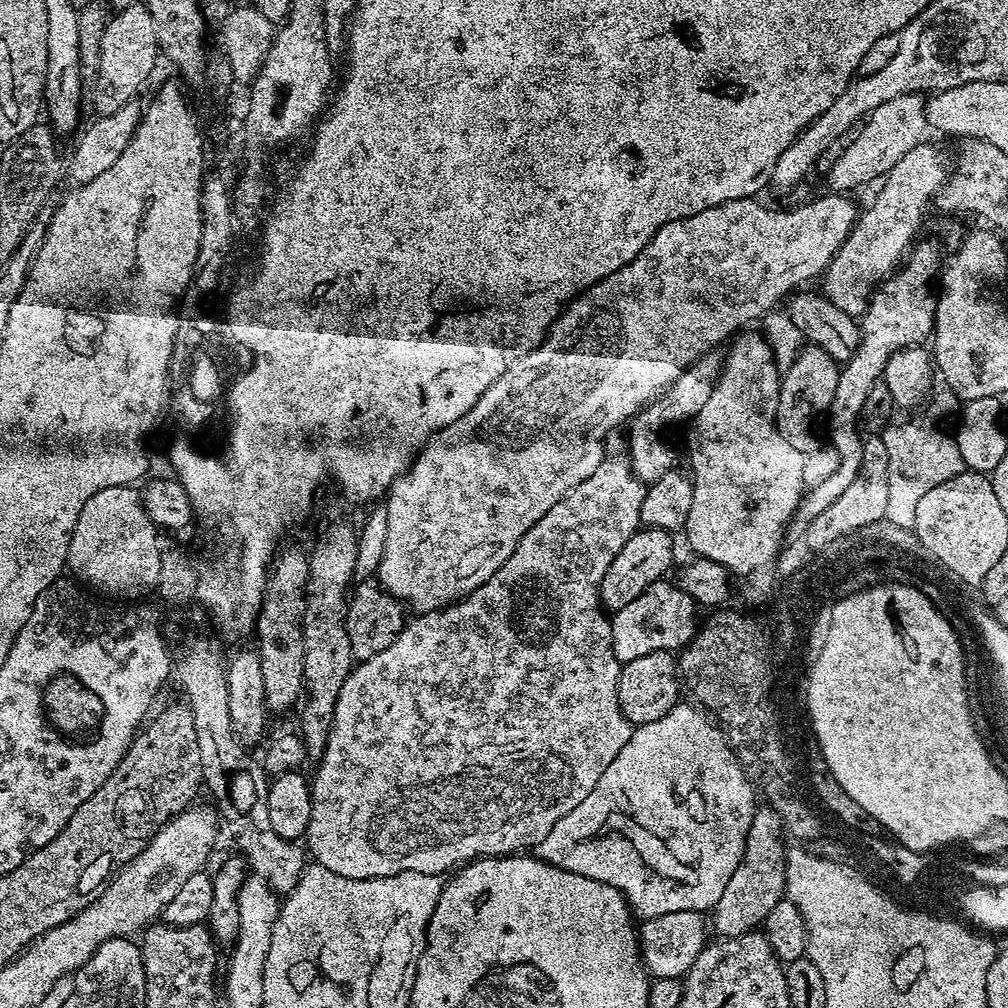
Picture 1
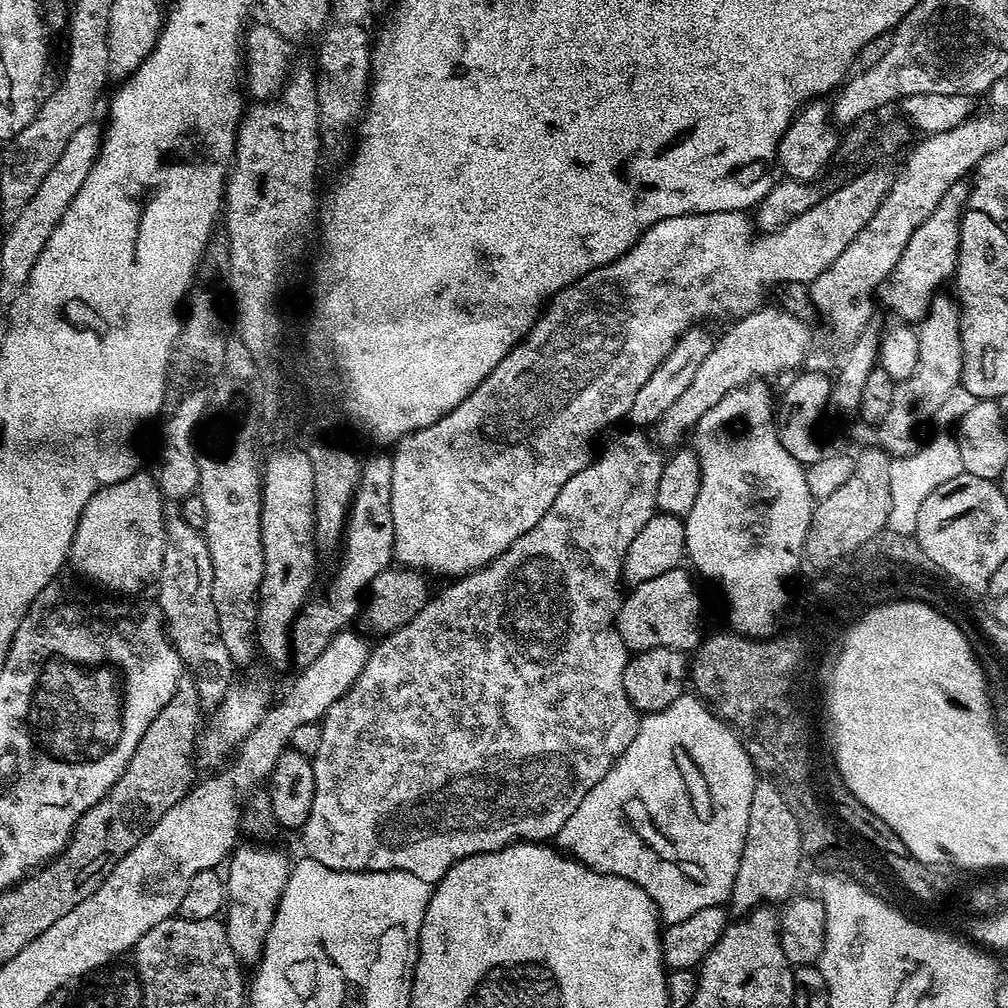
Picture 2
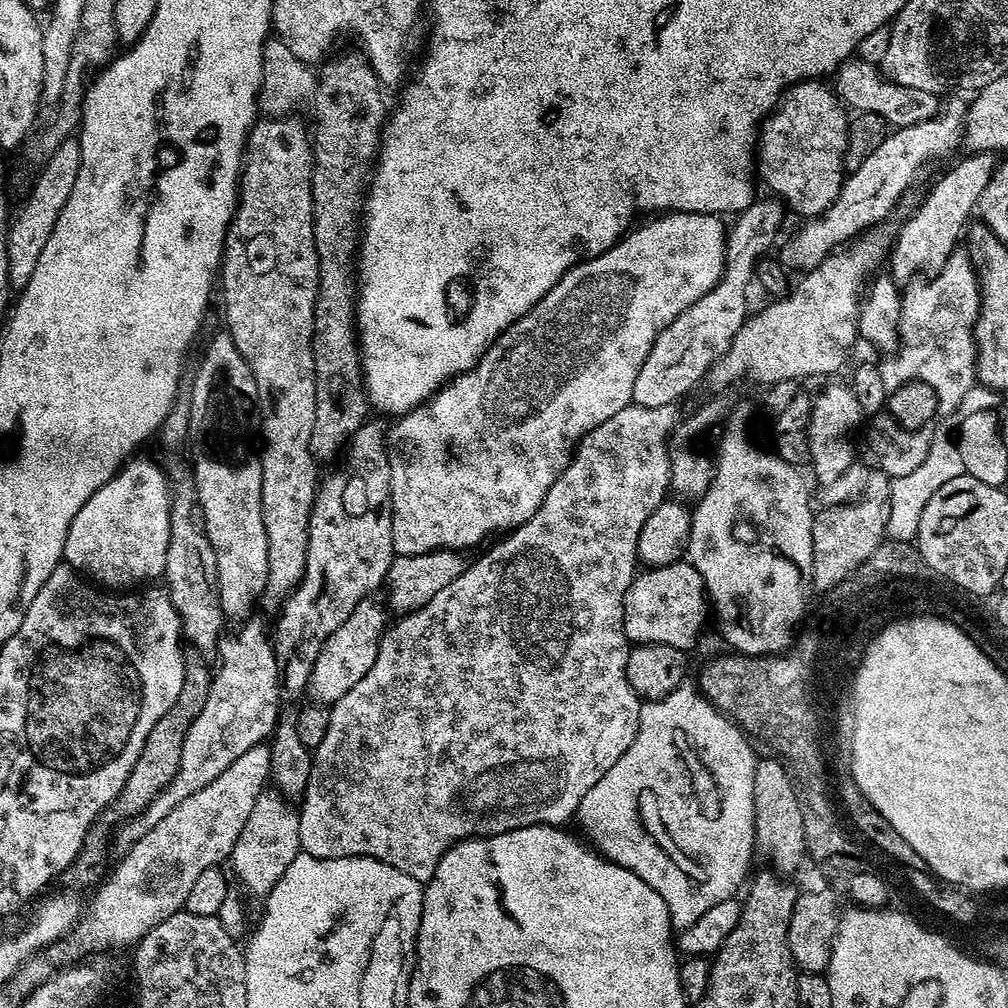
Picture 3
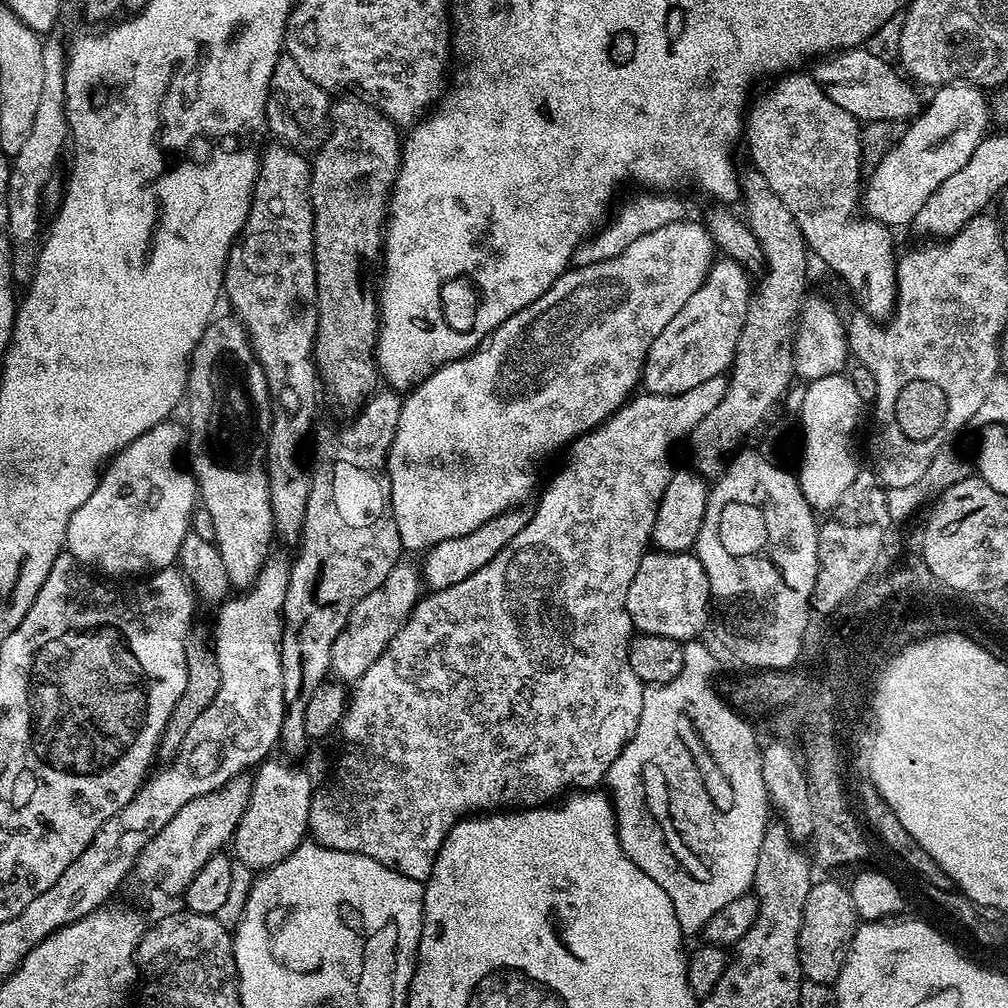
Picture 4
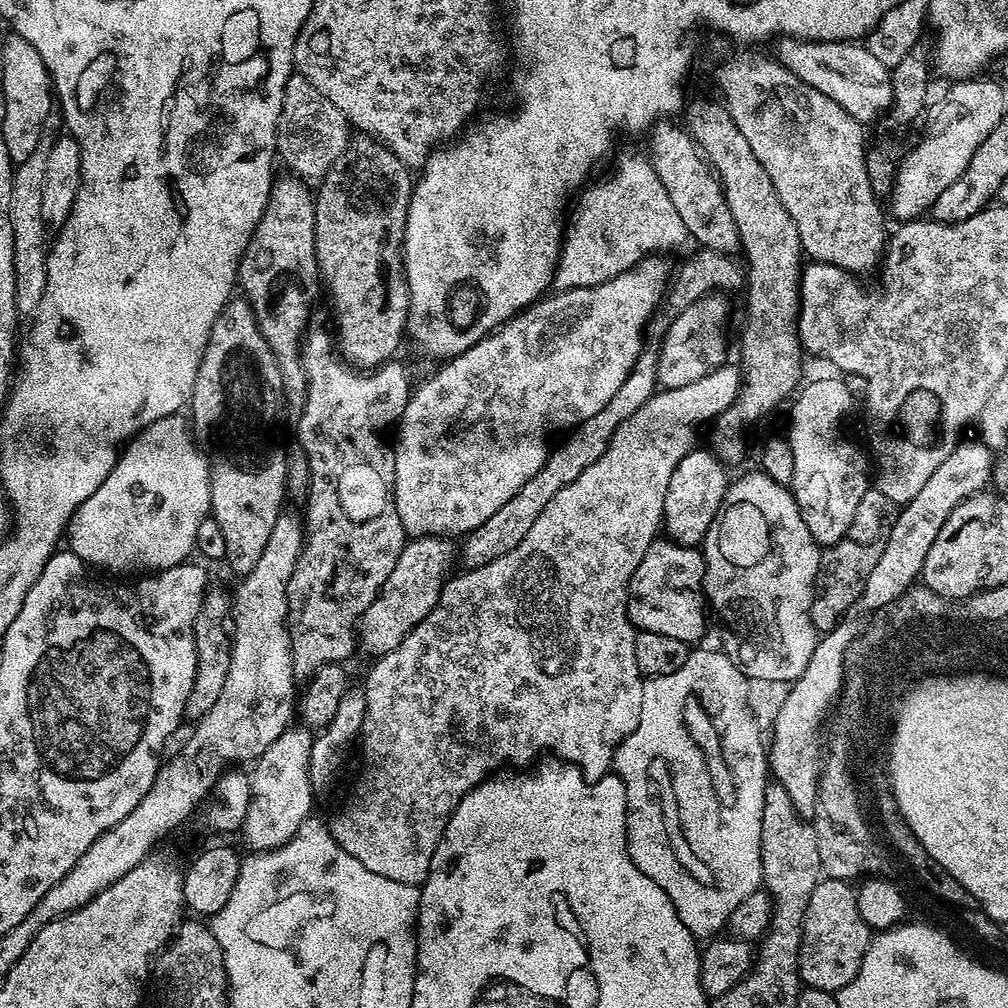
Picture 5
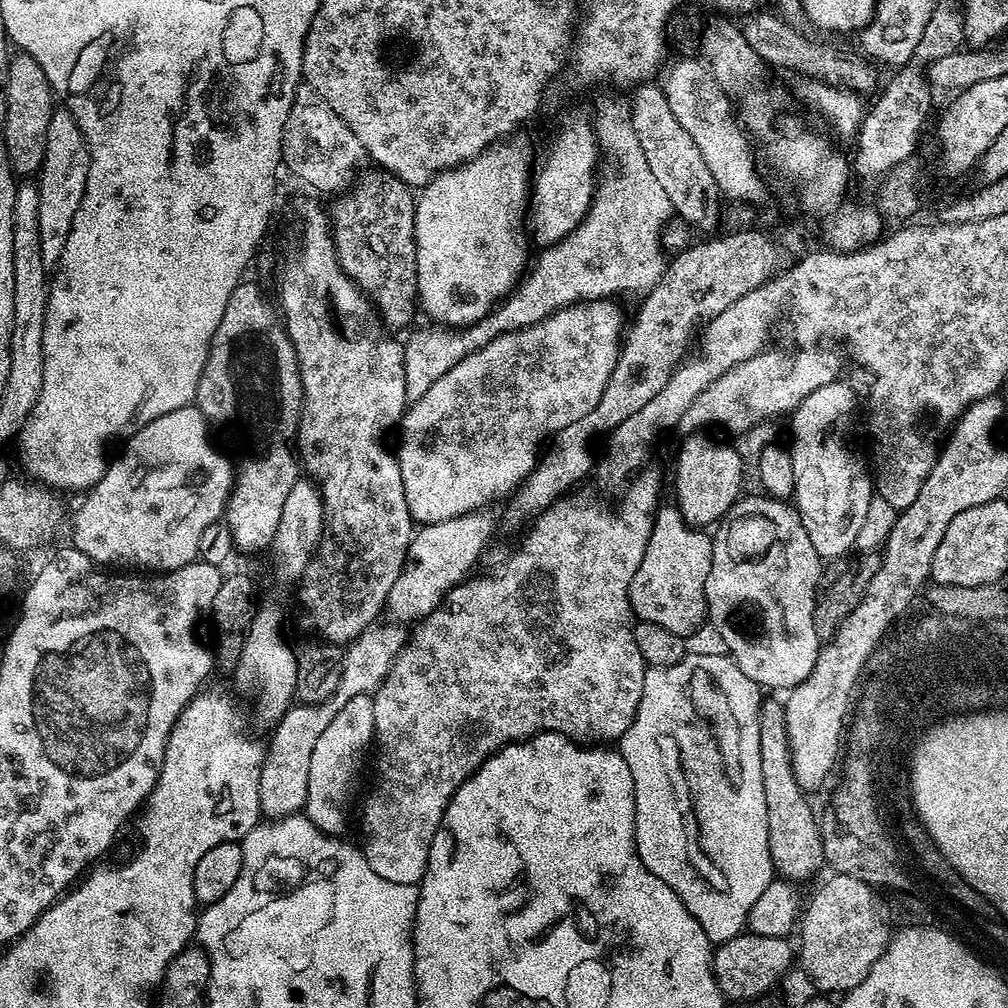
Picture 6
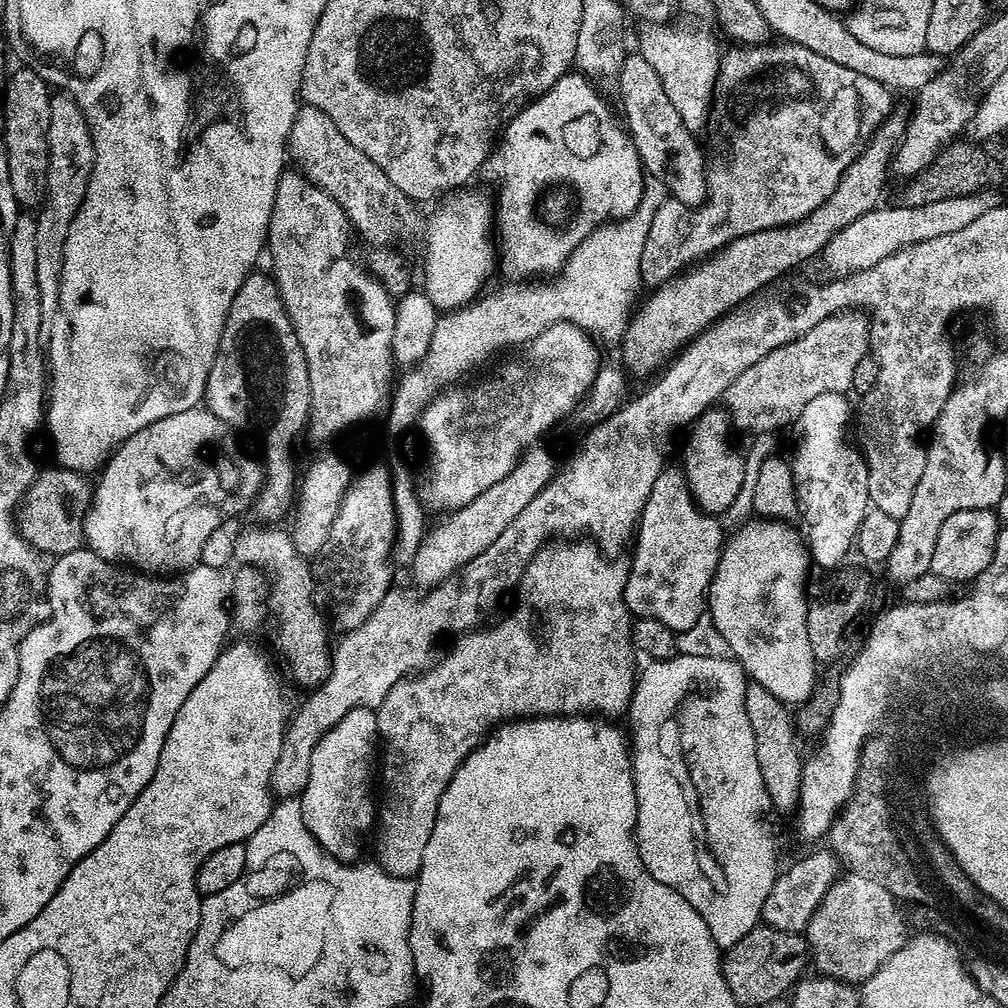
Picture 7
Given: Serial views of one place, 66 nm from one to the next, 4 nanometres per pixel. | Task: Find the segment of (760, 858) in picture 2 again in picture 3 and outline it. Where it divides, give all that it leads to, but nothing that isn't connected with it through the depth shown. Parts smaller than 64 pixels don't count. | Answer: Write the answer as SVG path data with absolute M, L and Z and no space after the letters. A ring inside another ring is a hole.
M762 758L754 777L754 834L755 851L769 860L777 873L796 867L803 847L803 828L801 828L799 808L796 808L792 791L785 780L786 769L778 760Z

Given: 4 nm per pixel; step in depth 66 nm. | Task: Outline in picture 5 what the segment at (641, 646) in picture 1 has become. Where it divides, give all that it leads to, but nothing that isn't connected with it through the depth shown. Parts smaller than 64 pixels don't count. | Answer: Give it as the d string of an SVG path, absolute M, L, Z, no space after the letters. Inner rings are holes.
M667 538L653 540L628 583L628 617L632 620L632 627L642 632L666 634L691 645L692 640L700 640L704 636L704 608L706 612L703 551L699 547L687 548Z

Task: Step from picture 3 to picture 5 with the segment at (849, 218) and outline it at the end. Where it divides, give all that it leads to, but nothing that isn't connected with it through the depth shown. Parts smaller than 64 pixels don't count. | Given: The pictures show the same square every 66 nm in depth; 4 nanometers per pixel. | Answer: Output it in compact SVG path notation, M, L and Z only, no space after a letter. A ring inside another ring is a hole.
M984 78L949 83L947 85L948 93L936 105L934 105L935 103L931 105L932 113L930 113L930 108L927 113L927 116L929 115L928 125L924 128L924 137L905 154L904 161L901 164L899 161L898 167L895 169L890 203L892 202L892 212L897 216L897 221L903 222L923 217L931 209L938 194L942 194L942 190L946 190L946 186L951 186L961 176L962 170L966 170L966 166L970 166L970 158L974 158L974 150L978 150L978 146L982 146L982 142L986 142L990 130L994 130L994 126L998 126L998 122L1002 122L1006 104L1004 104L1004 92L999 88L1001 85L995 79L993 79L994 81L980 79Z

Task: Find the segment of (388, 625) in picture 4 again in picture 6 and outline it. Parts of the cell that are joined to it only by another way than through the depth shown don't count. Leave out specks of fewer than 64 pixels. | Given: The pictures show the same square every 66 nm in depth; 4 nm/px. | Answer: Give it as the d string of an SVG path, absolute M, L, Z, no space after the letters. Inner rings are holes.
M491 511L471 512L446 522L425 524L415 529L398 582L390 586L386 612L393 621L408 626L430 615L444 603L449 592L469 579L476 559L484 552L492 536Z

